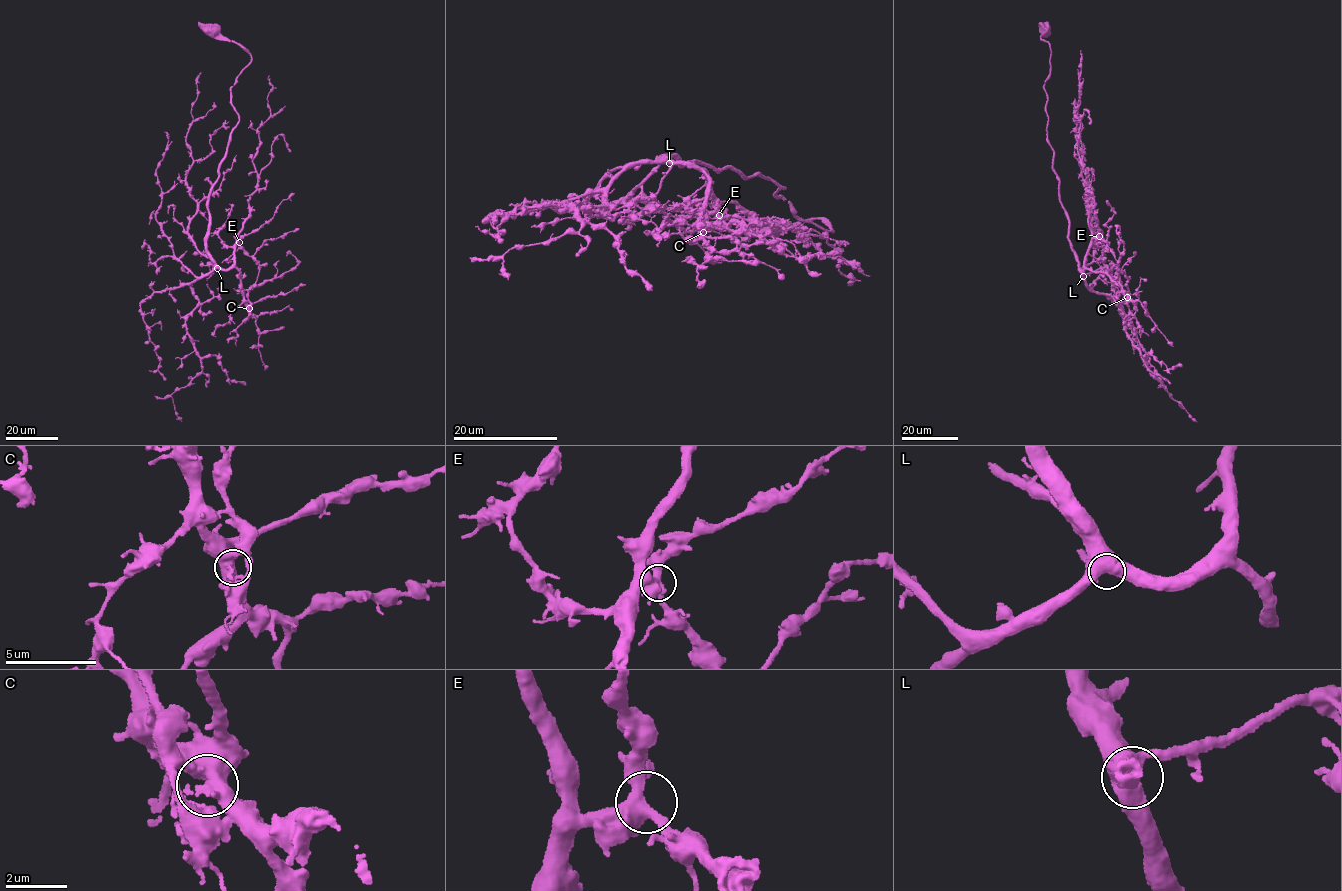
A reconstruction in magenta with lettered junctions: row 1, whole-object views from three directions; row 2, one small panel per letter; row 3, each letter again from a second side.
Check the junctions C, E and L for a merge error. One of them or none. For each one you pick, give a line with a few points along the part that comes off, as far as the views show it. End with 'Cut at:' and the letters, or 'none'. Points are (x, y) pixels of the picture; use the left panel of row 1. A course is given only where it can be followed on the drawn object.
C: course (249, 308), (248, 292), (258, 272), (258, 262), (254, 256)
Cut at: C

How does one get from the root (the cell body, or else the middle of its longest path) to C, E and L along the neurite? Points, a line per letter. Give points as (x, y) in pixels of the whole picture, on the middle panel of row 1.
C: (772, 229), (818, 217), (832, 231), (796, 217), (758, 172), (661, 155), (705, 175), (703, 232)
E: (772, 229), (818, 217), (832, 231), (796, 217), (758, 172), (658, 157), (700, 169), (719, 215)
L: (772, 229), (818, 217), (832, 231), (796, 217), (775, 194), (783, 187), (758, 172), (658, 157), (669, 163)

